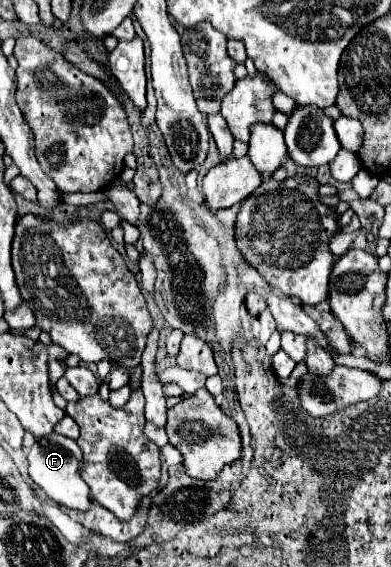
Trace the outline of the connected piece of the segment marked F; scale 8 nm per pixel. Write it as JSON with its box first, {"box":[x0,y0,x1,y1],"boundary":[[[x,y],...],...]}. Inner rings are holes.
{"box":[29,433,91,511],"boundary":[[[59,433],[35,439],[35,445],[29,449],[29,477],[57,503],[85,511],[91,505],[91,499],[89,499],[89,487],[81,479],[81,463],[83,457],[77,441],[67,439]]]}

